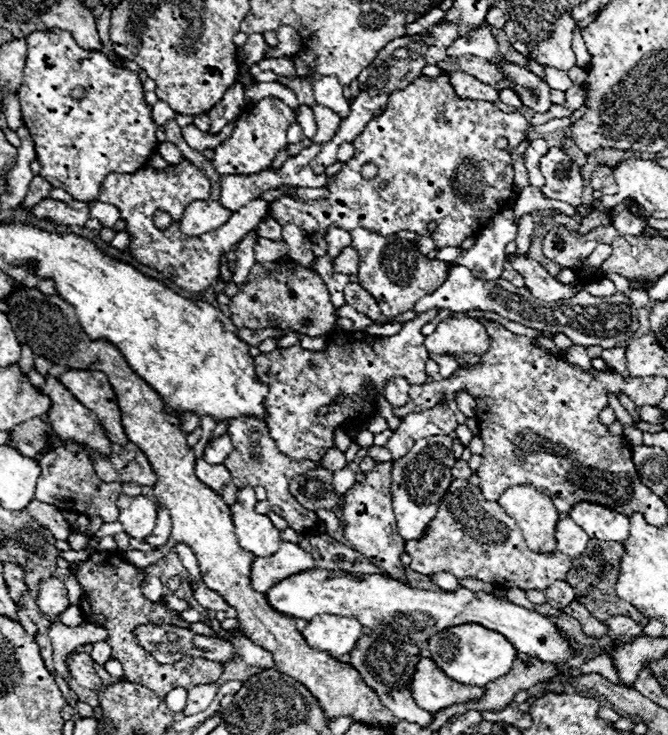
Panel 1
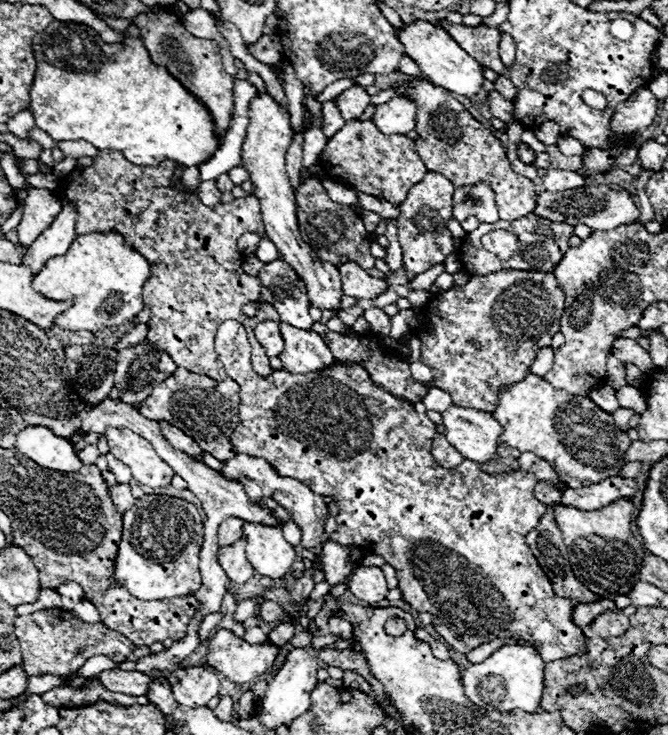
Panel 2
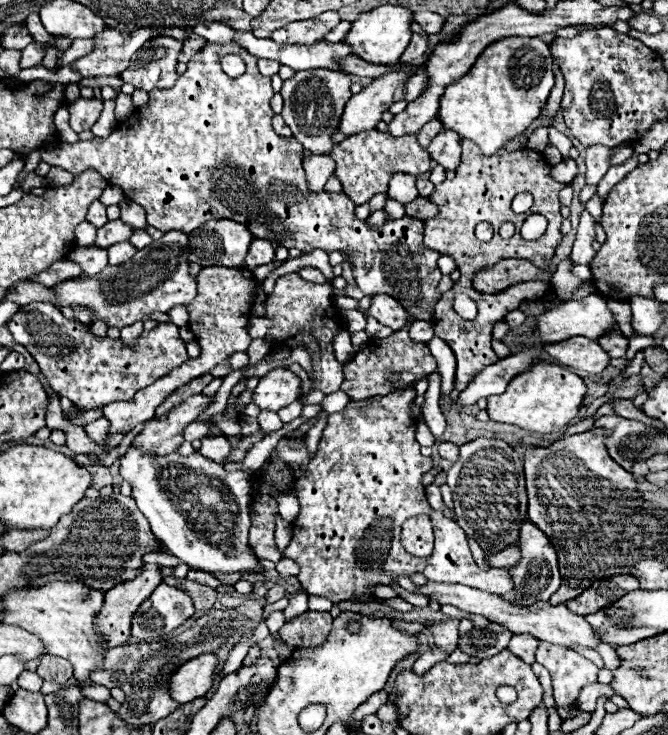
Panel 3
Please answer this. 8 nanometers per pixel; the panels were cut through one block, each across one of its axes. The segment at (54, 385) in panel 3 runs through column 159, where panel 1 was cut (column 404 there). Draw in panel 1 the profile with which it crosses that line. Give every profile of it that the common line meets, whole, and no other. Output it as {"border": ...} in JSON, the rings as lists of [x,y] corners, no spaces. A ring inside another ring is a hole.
{"border":[[[434,308],[432,312],[420,314],[418,318],[406,322],[402,330],[396,336],[388,338],[378,338],[370,336],[366,332],[346,332],[346,330],[332,330],[328,344],[324,350],[312,352],[304,350],[302,346],[290,346],[290,348],[280,348],[268,354],[258,354],[254,358],[258,378],[262,380],[262,374],[268,374],[270,378],[270,392],[266,396],[266,410],[268,410],[268,430],[270,436],[274,438],[278,450],[282,454],[294,458],[294,460],[322,460],[326,450],[334,448],[334,430],[340,426],[342,430],[352,430],[362,422],[370,422],[374,416],[374,406],[376,400],[384,396],[386,382],[402,376],[410,384],[424,384],[428,382],[428,374],[424,372],[424,362],[428,360],[428,352],[424,348],[424,336],[420,334],[420,328],[428,324],[440,310]],[[368,386],[374,386],[374,392],[370,392]],[[320,406],[328,406],[328,414],[316,416],[316,410]]]}

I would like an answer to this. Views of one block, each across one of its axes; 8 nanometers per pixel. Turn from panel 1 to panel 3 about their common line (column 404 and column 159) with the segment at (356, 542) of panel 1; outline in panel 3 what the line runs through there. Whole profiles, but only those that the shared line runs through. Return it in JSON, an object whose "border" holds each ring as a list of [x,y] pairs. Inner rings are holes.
{"border":[[[146,564],[144,568],[138,570],[138,576],[134,580],[124,582],[124,584],[118,584],[112,590],[104,592],[104,606],[100,608],[100,614],[96,614],[96,632],[100,636],[104,636],[104,640],[102,640],[104,650],[110,650],[110,648],[116,648],[116,646],[128,642],[132,614],[138,610],[140,602],[144,602],[148,598],[148,594],[152,594],[152,590],[160,582],[162,582],[162,578],[160,578],[160,566]]]}

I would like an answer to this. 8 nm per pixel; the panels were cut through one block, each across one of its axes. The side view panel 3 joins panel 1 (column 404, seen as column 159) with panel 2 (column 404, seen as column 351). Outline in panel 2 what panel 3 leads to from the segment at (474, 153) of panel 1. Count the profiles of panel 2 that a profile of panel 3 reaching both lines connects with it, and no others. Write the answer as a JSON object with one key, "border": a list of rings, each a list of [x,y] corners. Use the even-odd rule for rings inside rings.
{"border":[[[426,172],[418,186],[412,186],[406,200],[398,204],[398,242],[404,252],[404,268],[408,274],[416,276],[438,262],[444,262],[446,256],[454,254],[454,238],[446,228],[446,222],[452,218],[452,194],[454,186],[448,178],[436,172]]]}

